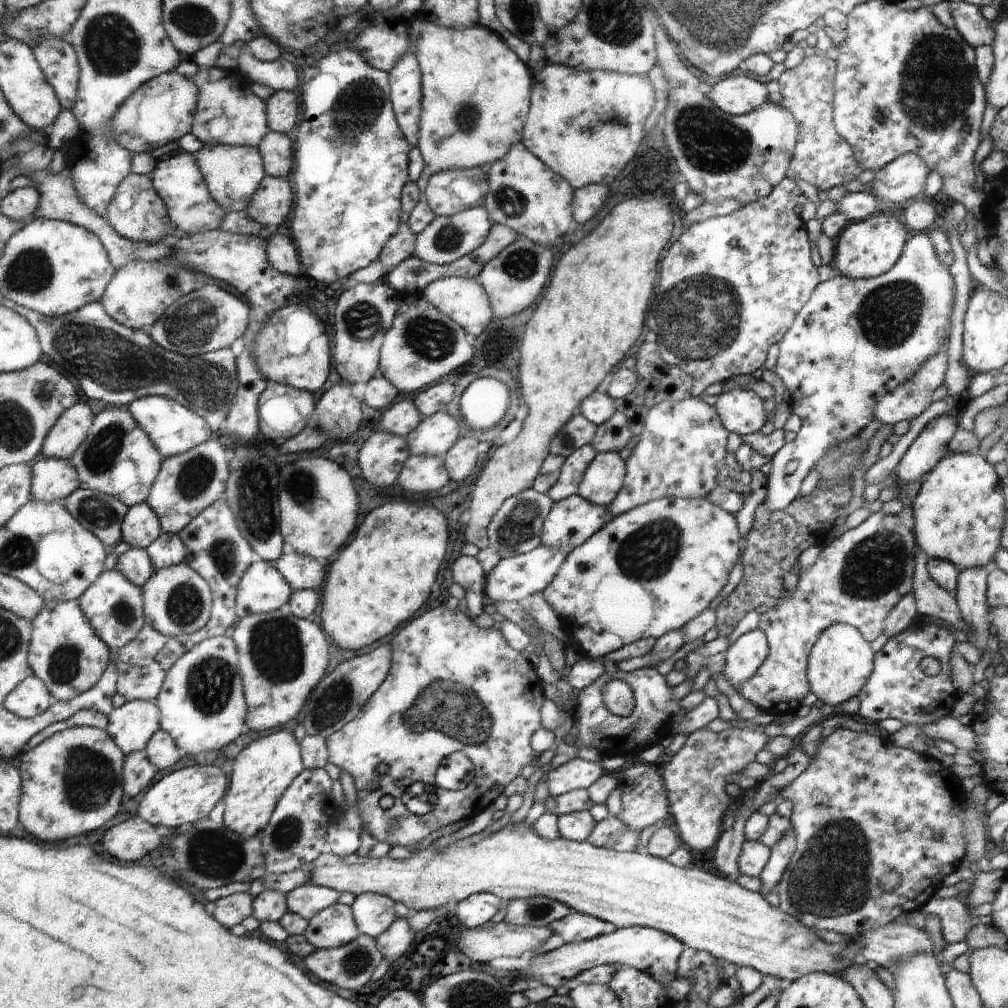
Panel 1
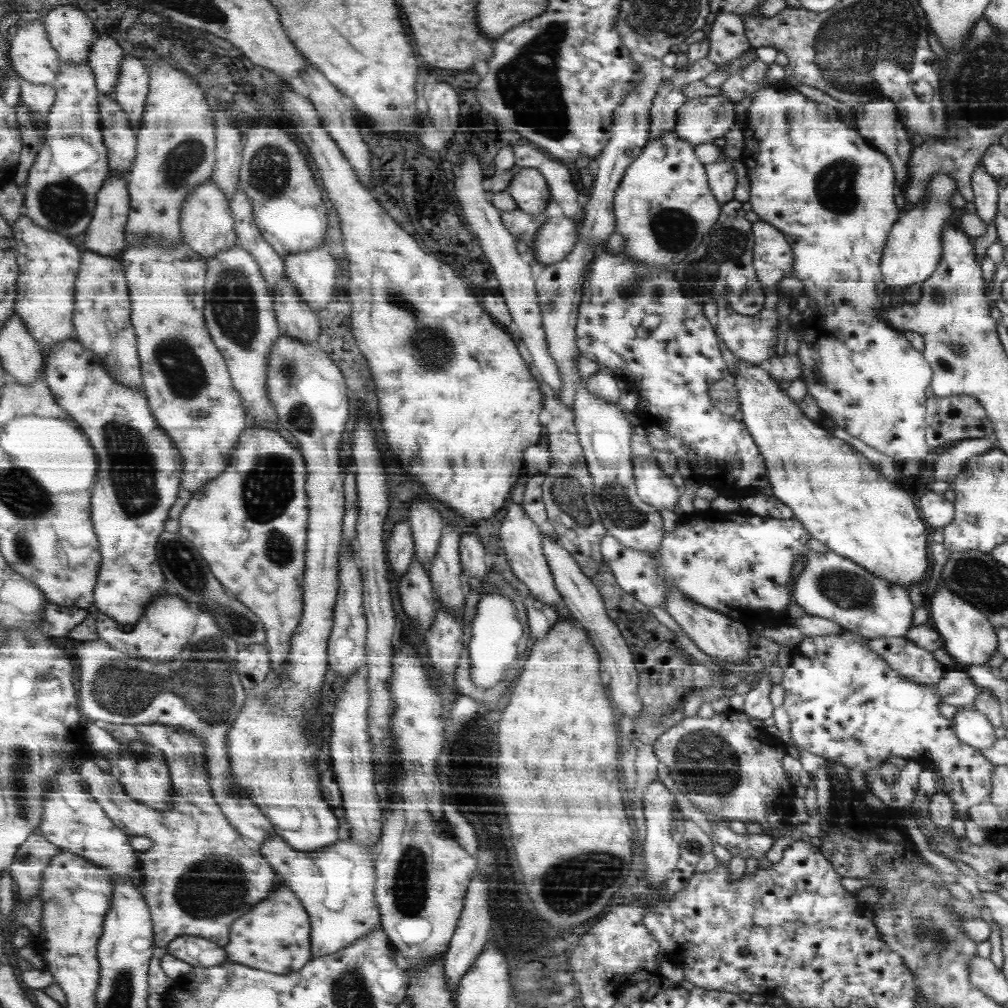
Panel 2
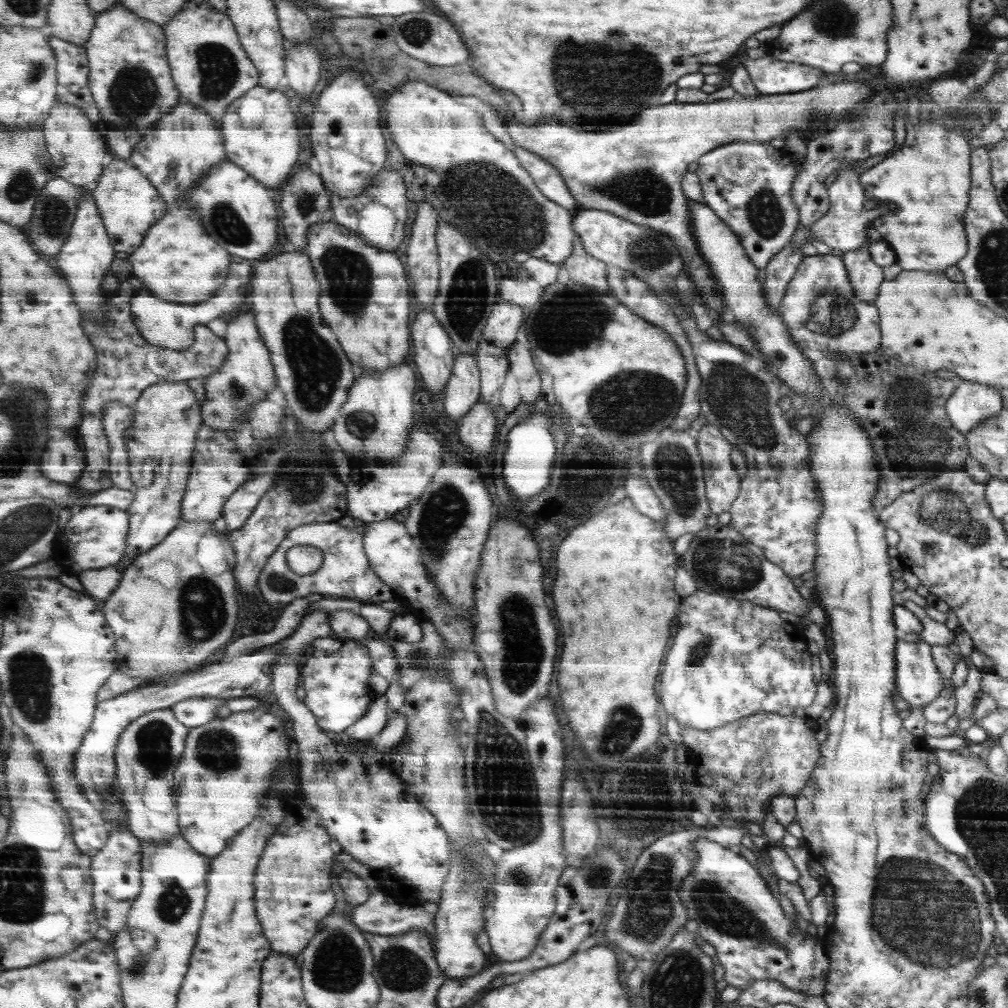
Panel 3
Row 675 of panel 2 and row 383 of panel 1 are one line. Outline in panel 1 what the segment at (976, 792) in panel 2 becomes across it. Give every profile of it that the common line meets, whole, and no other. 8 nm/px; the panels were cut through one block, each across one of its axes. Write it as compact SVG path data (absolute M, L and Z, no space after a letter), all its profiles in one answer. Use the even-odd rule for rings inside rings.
M917 232L905 242L903 256L883 276L871 280L853 280L837 274L829 282L821 282L811 294L809 302L795 316L795 324L779 344L779 356L773 372L791 394L791 414L801 418L801 428L795 440L783 444L771 458L771 472L767 476L767 494L763 504L767 510L785 510L797 498L799 484L809 470L825 456L827 450L841 446L873 416L873 408L881 396L913 376L919 366L941 348L941 338L949 328L949 314L953 306L953 278L949 270L937 260L929 234Z

